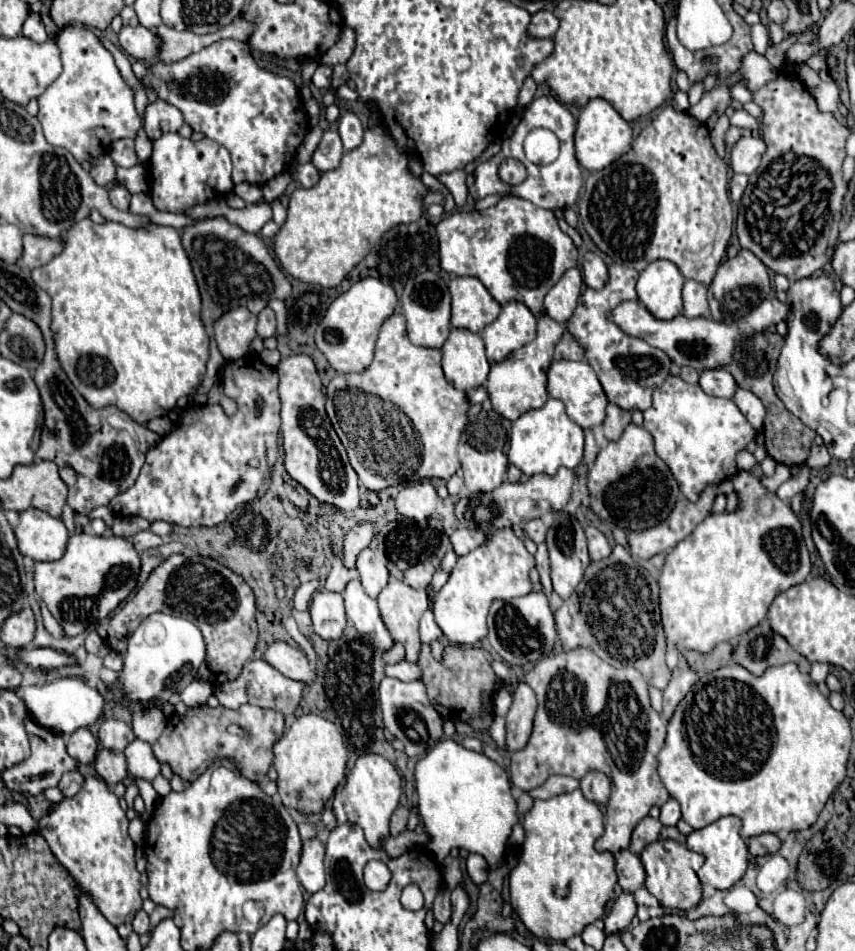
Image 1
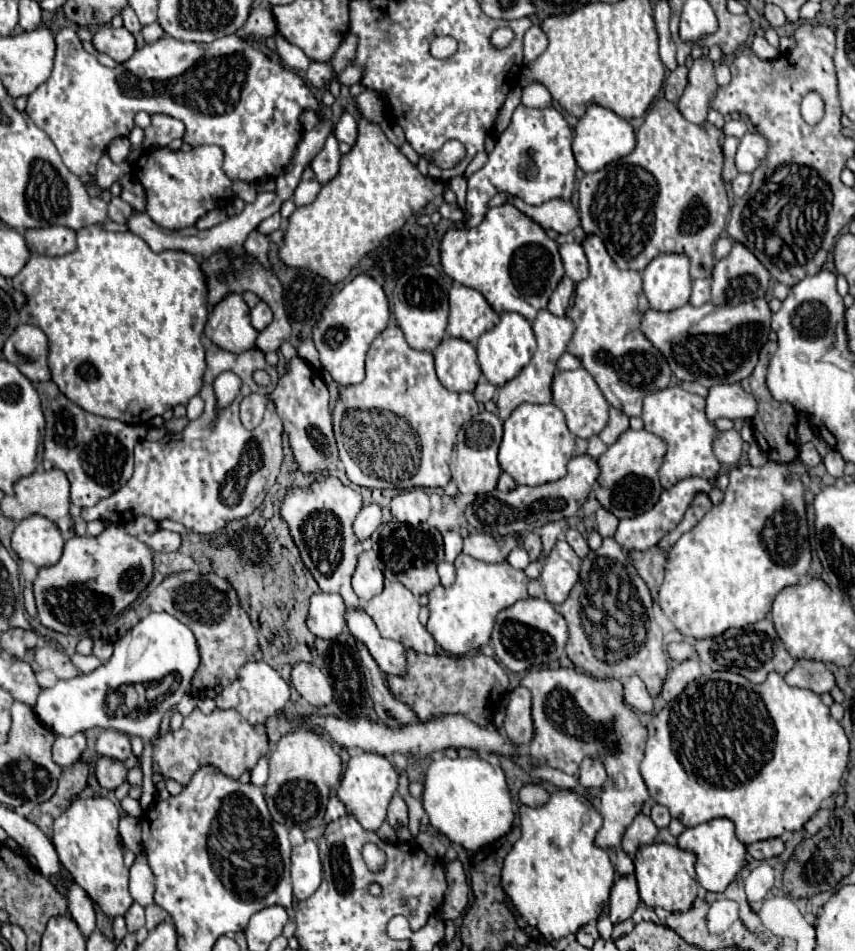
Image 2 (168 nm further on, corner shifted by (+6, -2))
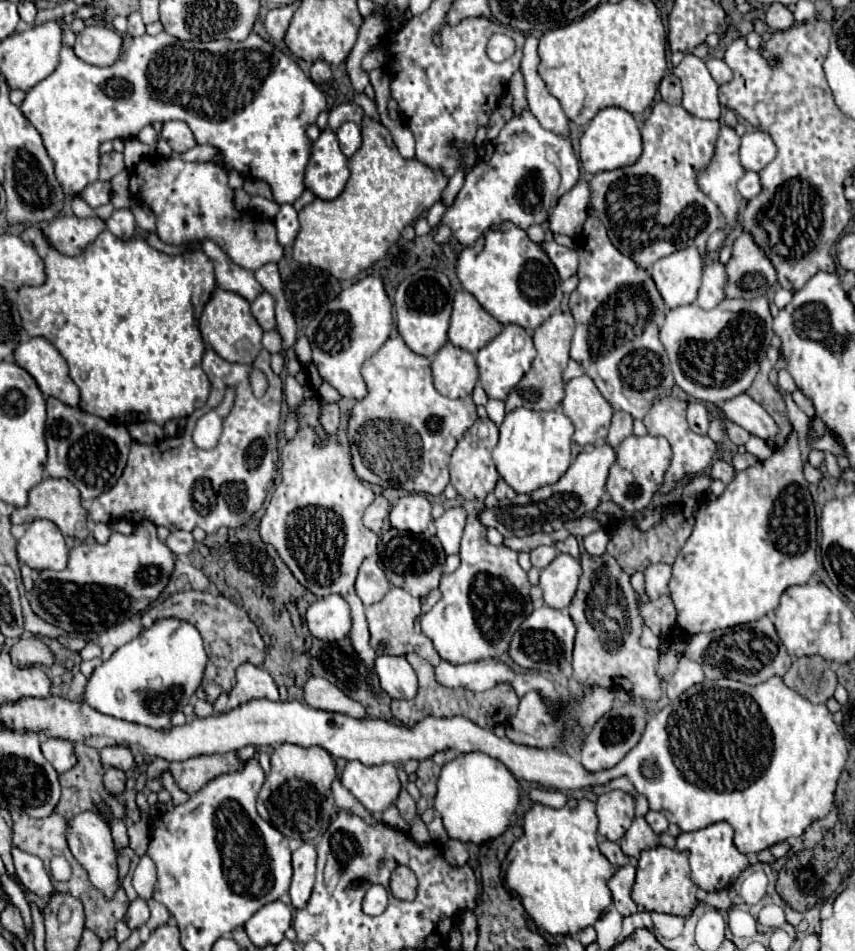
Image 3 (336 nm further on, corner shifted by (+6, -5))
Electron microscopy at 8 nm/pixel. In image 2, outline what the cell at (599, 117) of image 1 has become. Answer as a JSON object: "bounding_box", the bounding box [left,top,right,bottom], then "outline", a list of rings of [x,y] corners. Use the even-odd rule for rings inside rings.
{"bounding_box":[573,105,635,173],"outline":[[[591,105],[587,109],[585,117],[579,119],[579,123],[575,127],[573,153],[575,153],[577,165],[585,173],[595,173],[595,171],[603,169],[607,163],[613,163],[613,161],[629,155],[633,149],[635,149],[635,131],[633,131],[633,127],[623,117],[613,113],[611,109]]]}

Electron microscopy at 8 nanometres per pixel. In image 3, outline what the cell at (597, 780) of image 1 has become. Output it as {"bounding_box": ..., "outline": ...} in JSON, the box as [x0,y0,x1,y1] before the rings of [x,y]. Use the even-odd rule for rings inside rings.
{"bounding_box":[581,700,647,772],"outline":[[[633,700],[627,704],[615,702],[615,706],[595,722],[595,726],[587,732],[585,744],[581,748],[581,764],[587,772],[599,772],[613,768],[641,738],[641,732],[647,724],[647,710],[643,704],[635,704]]]}

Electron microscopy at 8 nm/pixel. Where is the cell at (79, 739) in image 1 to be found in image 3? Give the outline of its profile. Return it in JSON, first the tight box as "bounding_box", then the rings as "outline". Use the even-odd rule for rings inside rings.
{"bounding_box":[41,737,77,774],"outline":[[[47,737],[41,742],[41,752],[53,764],[53,768],[59,774],[65,772],[65,770],[69,770],[69,768],[73,768],[73,764],[77,762],[77,756],[75,756],[71,740]]]}

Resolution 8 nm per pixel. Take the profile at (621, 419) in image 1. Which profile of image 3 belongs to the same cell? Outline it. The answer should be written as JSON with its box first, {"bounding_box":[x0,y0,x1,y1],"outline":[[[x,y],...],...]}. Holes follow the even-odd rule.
{"bounding_box":[607,412,633,450],"outline":[[[615,412],[611,426],[609,426],[609,436],[607,436],[607,444],[615,450],[623,438],[633,434],[633,418],[627,412]]]}

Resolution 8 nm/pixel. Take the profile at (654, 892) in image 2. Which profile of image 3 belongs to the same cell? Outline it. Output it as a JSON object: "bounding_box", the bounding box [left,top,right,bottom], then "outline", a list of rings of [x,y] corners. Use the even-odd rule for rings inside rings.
{"bounding_box":[633,846,697,916],"outline":[[[657,846],[643,850],[637,864],[637,878],[633,886],[633,900],[643,904],[647,912],[663,912],[675,916],[687,916],[687,912],[697,904],[697,886],[689,878],[691,868],[688,853]]]}

